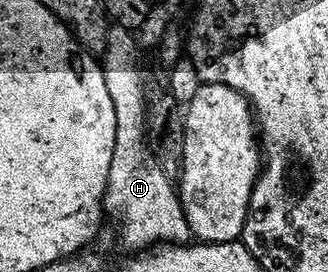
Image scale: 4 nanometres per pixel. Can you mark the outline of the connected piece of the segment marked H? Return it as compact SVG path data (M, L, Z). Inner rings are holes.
M111 25L101 61L106 90L114 105L116 126L104 209L120 212L122 242L126 249L132 250L128 252L139 252L151 245L184 244L191 239L191 230L175 183L154 160L150 160L144 125L146 94L140 80L134 38L135 35L124 26Z

